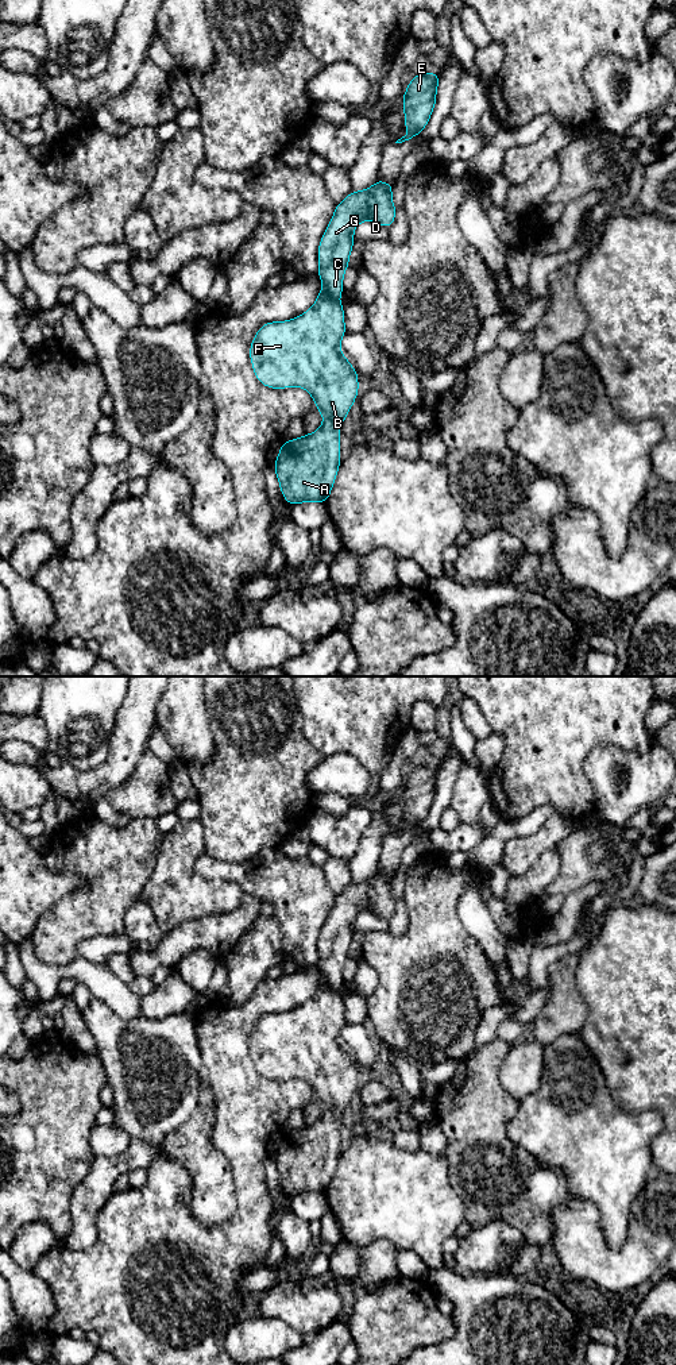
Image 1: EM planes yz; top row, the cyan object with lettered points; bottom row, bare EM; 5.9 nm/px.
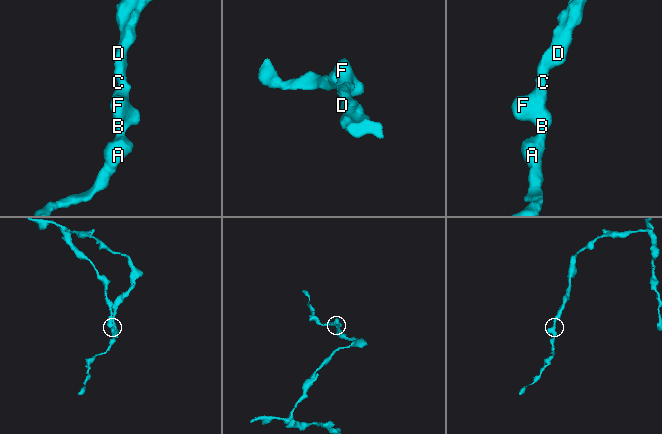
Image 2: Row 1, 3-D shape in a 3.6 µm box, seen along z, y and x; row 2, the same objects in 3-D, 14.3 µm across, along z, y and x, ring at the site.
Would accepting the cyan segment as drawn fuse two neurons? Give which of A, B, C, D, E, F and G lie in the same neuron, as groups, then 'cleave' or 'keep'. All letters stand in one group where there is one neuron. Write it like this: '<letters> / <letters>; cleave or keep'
A B C D E F G; keep

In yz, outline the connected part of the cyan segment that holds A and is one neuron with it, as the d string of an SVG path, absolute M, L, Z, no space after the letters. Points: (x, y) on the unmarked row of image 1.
M381 869L368 880L351 883L336 896L322 930L318 936L318 968L324 975L316 995L305 1005L287 1013L263 1015L255 1025L250 1038L250 1050L258 1072L266 1079L304 1079L313 1088L317 1102L324 1107L321 1118L304 1129L282 1133L274 1161L281 1183L287 1195L325 1194L335 1176L340 1158L340 1118L347 1108L359 1083L354 1057L340 1042L345 1026L344 999L339 992L343 980L343 967L349 957L348 951L354 937L355 918L366 911L390 918L397 899L391 892L394 876Z

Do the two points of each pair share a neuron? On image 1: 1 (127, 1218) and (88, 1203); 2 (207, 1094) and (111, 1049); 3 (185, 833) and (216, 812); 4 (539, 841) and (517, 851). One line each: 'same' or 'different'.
1: different
2: different
3: different
4: same

